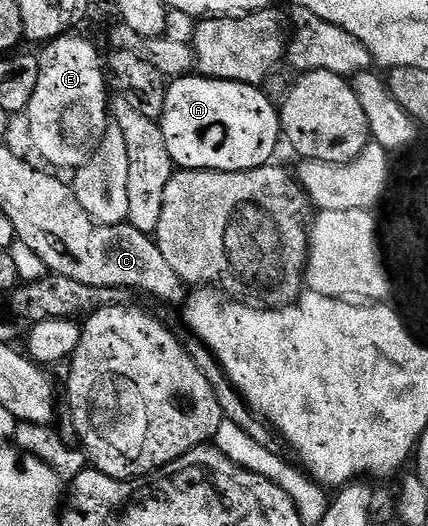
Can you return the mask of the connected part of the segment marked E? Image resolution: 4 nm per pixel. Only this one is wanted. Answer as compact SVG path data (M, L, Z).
M65 34L49 41L40 52L40 82L36 82L36 94L32 94L32 102L26 107L25 119L30 119L30 144L47 160L49 167L54 170L62 170L58 168L70 168L69 170L77 170L80 166L84 166L84 162L88 162L88 158L96 150L96 146L104 138L107 128L112 124L112 98L110 94L106 94L106 84L108 88L108 72L104 67L104 56L98 53L98 48L90 40L85 40L82 36L74 36L78 34Z

